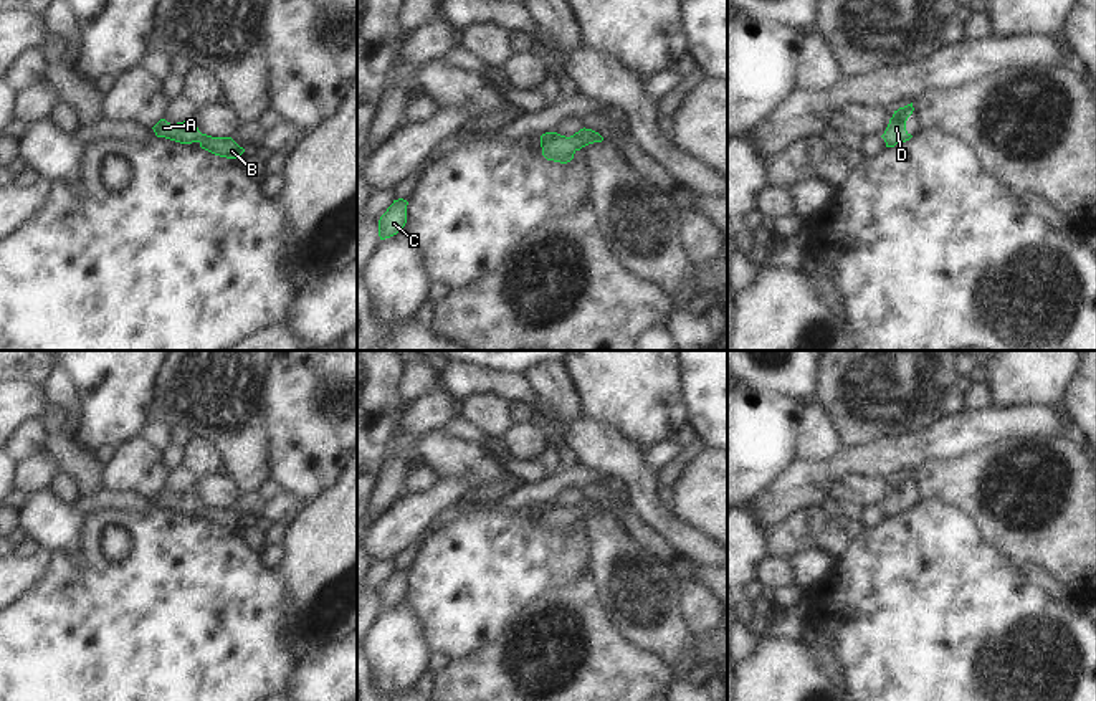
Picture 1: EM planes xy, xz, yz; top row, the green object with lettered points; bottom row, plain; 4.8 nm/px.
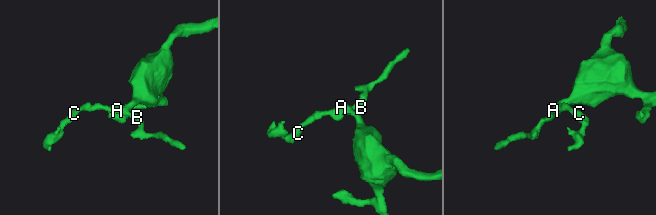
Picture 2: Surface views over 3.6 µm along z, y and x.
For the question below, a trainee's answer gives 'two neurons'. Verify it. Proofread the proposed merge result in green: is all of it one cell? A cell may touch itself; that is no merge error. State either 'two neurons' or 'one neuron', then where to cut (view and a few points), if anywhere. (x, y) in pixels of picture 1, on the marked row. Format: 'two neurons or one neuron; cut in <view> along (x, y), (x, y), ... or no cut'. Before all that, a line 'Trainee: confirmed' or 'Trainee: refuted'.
Trainee: refuted
one neuron; no cut

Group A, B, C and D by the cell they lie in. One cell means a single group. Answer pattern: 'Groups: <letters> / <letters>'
Groups: A B C D

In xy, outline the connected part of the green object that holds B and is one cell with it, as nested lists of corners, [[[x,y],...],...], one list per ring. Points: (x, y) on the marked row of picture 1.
[[[160,119],[152,129],[157,137],[165,137],[180,144],[198,142],[202,149],[226,159],[240,159],[245,152],[231,137],[202,134],[192,119],[177,124]]]

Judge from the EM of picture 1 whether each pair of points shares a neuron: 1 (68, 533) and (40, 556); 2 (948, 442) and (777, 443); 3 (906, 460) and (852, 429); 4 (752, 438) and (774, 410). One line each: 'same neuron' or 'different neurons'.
1: different neurons
2: different neurons
3: different neurons
4: same neuron

